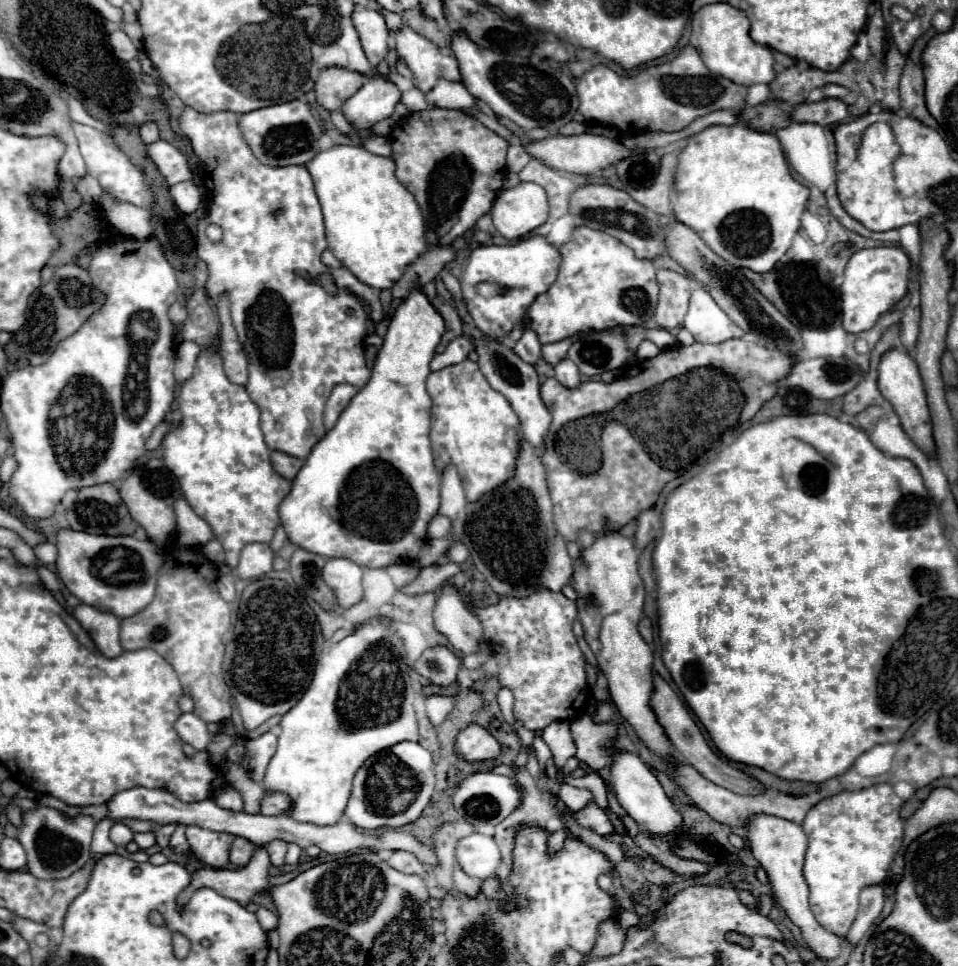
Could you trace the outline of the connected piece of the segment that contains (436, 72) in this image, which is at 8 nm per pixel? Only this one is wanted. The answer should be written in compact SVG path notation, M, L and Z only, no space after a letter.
M378 9L378 11L384 16L387 27L395 33L395 49L399 53L397 71L403 77L407 77L409 81L413 81L413 85L417 89L421 89L423 93L427 93L431 87L435 87L437 79L455 79L455 81L461 81L459 63L457 63L457 59L453 55L445 55L437 45L433 45L425 37L417 35L415 31L411 31L411 27L405 27L398 14L386 9Z

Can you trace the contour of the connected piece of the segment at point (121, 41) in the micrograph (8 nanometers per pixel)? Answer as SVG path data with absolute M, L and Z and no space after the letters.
M113 31L109 35L109 43L115 51L115 55L121 59L121 61L131 61L137 57L139 49L133 45L133 41L123 33L123 31Z

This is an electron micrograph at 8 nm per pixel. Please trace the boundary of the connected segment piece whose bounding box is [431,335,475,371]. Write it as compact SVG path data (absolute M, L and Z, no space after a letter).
M459 335L455 337L447 349L439 355L433 357L431 361L431 369L433 371L439 371L443 367L449 367L449 365L455 365L455 363L461 363L467 359L467 353L475 347L475 339L473 337L467 337L467 335Z

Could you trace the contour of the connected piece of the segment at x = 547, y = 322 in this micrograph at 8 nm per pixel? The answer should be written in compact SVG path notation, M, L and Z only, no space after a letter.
M579 227L575 231L573 241L559 247L561 253L561 267L555 283L549 287L547 293L539 295L527 309L525 327L533 329L541 343L555 343L567 337L573 337L583 331L603 331L617 325L645 325L657 307L659 287L655 281L655 267L647 259L637 259L635 253L619 243L615 237L595 231L589 227Z

